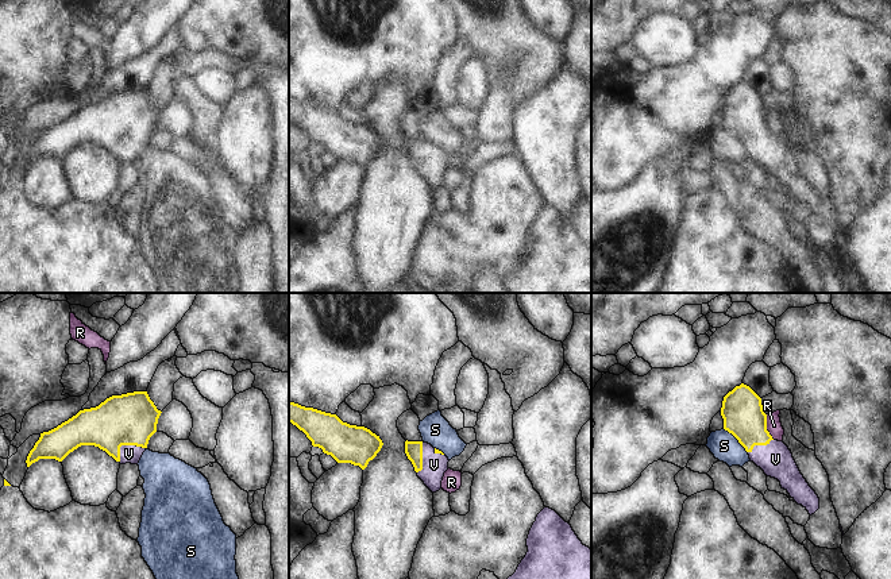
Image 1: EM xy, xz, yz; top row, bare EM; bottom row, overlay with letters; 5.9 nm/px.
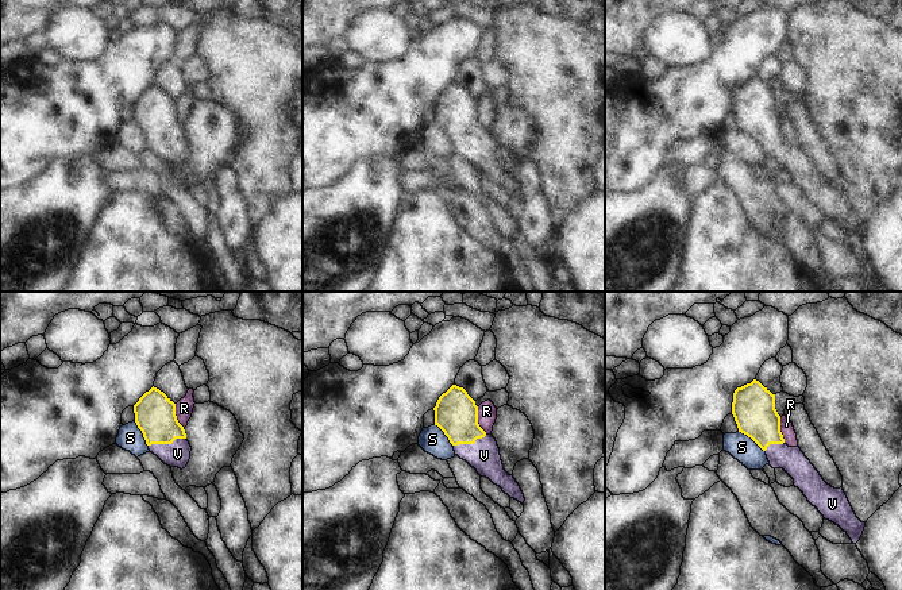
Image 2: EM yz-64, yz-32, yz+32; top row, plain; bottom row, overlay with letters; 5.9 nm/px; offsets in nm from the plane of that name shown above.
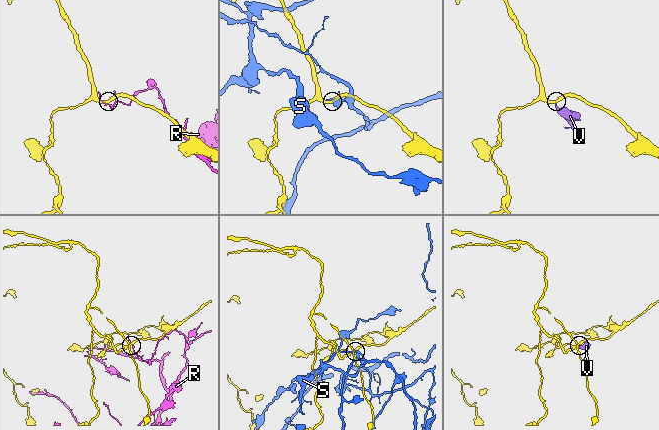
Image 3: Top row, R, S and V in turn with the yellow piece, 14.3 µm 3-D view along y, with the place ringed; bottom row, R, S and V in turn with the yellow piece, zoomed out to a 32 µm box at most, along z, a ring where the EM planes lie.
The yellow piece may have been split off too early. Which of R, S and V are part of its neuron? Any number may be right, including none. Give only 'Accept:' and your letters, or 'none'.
Accept: V

